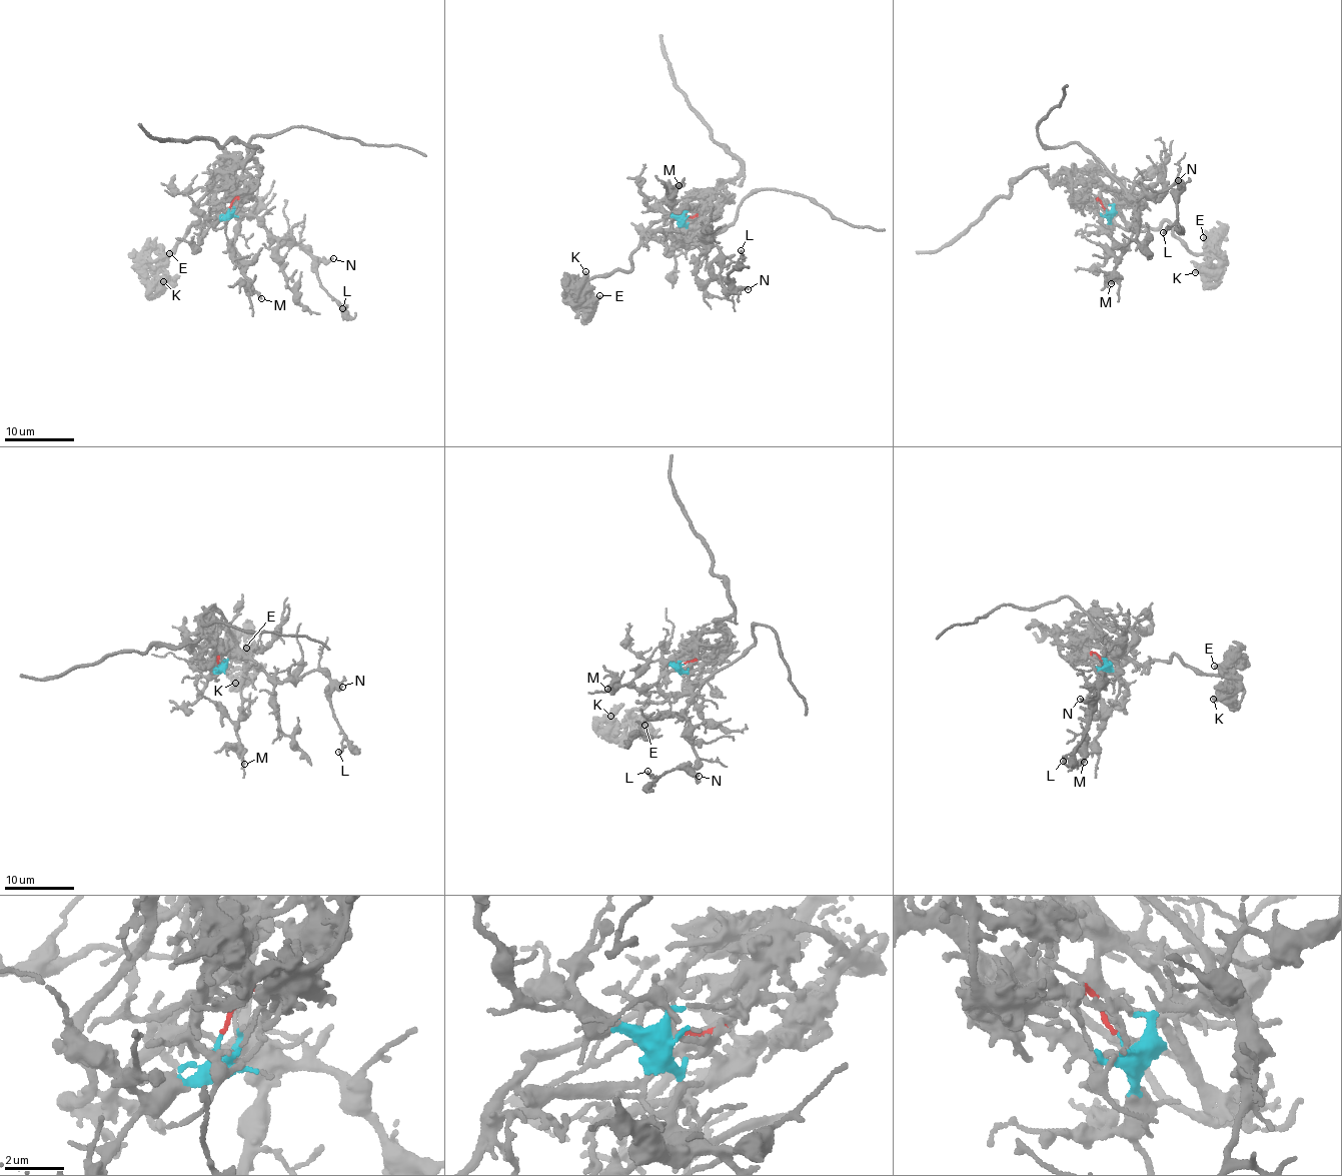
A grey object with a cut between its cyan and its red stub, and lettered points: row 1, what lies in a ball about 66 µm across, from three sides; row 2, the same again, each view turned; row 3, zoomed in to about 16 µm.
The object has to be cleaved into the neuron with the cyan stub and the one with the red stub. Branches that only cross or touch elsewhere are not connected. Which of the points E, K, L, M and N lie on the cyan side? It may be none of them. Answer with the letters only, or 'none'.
L, M, N

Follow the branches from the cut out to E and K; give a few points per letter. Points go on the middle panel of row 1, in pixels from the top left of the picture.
E: (685, 218), (699, 215), (704, 201), (678, 227), (645, 236), (631, 268), (588, 279), (575, 300), (600, 295)
K: (685, 218), (699, 215), (704, 201), (678, 227), (645, 236), (631, 268), (588, 279), (575, 303), (585, 271)

